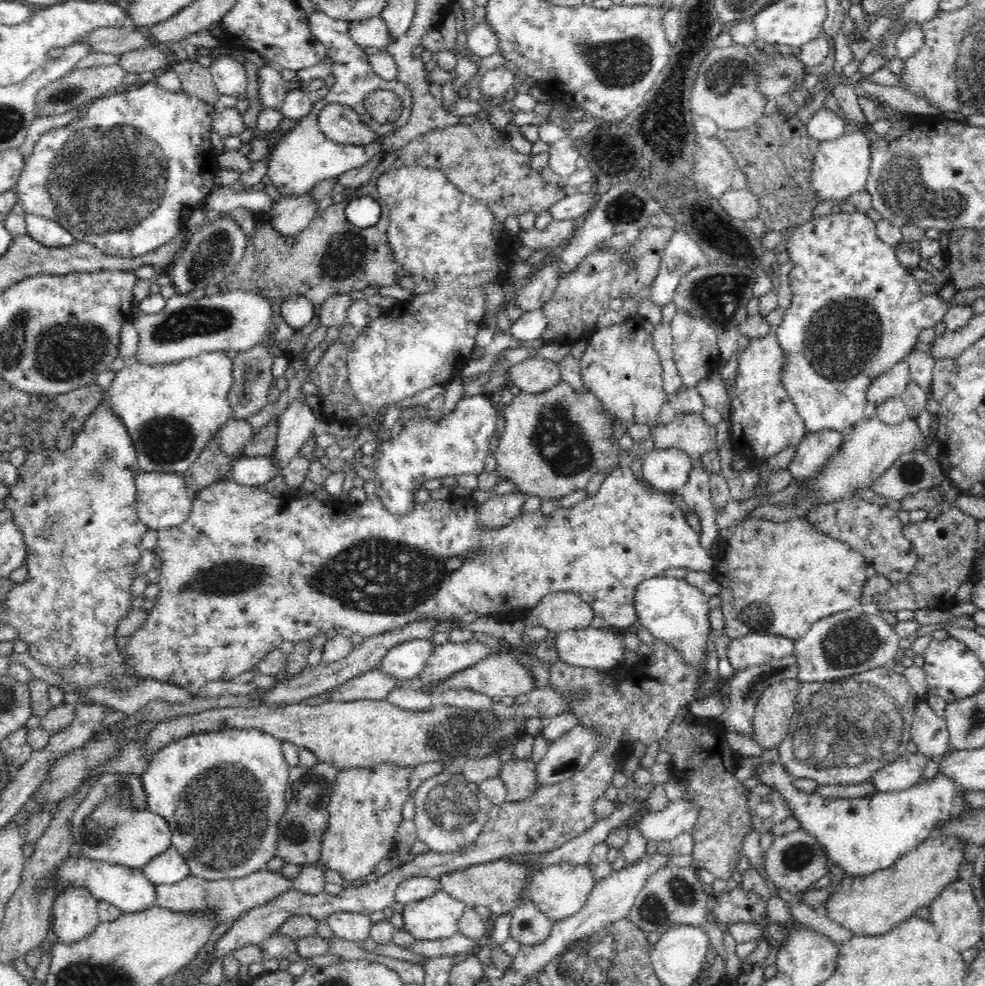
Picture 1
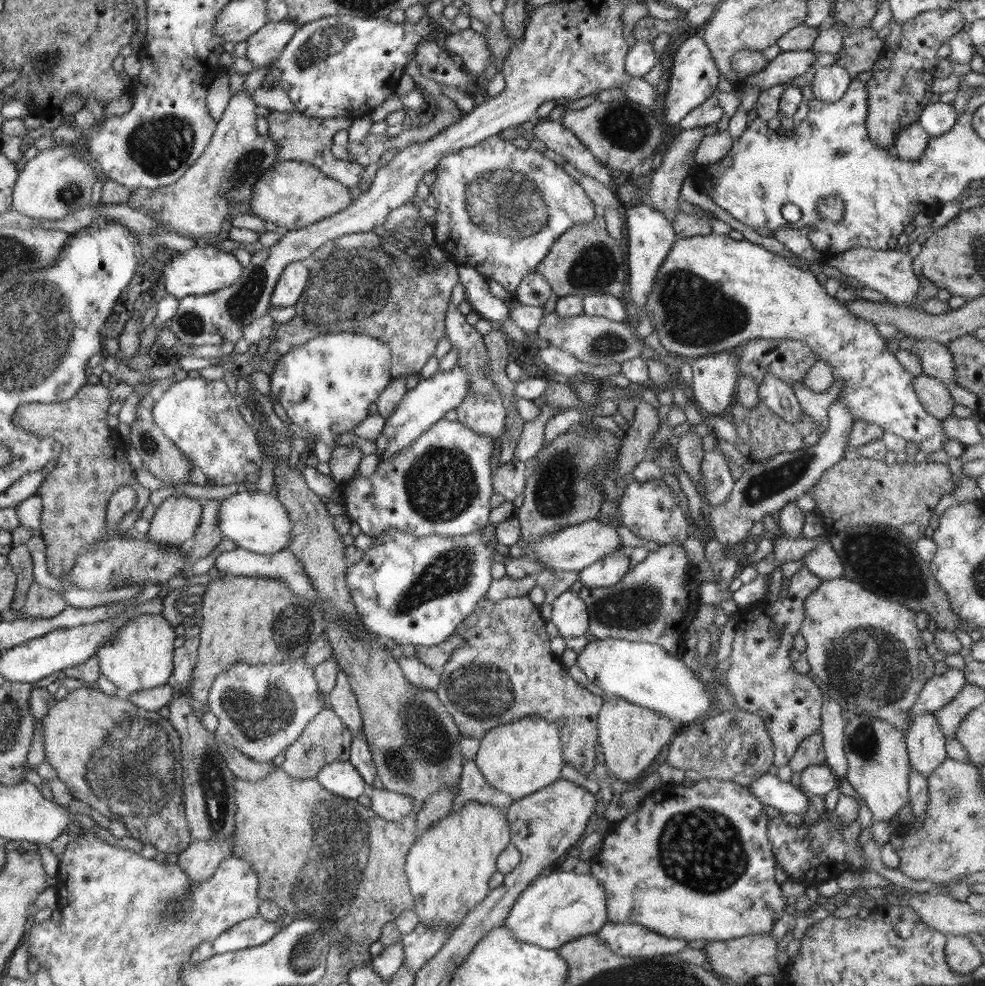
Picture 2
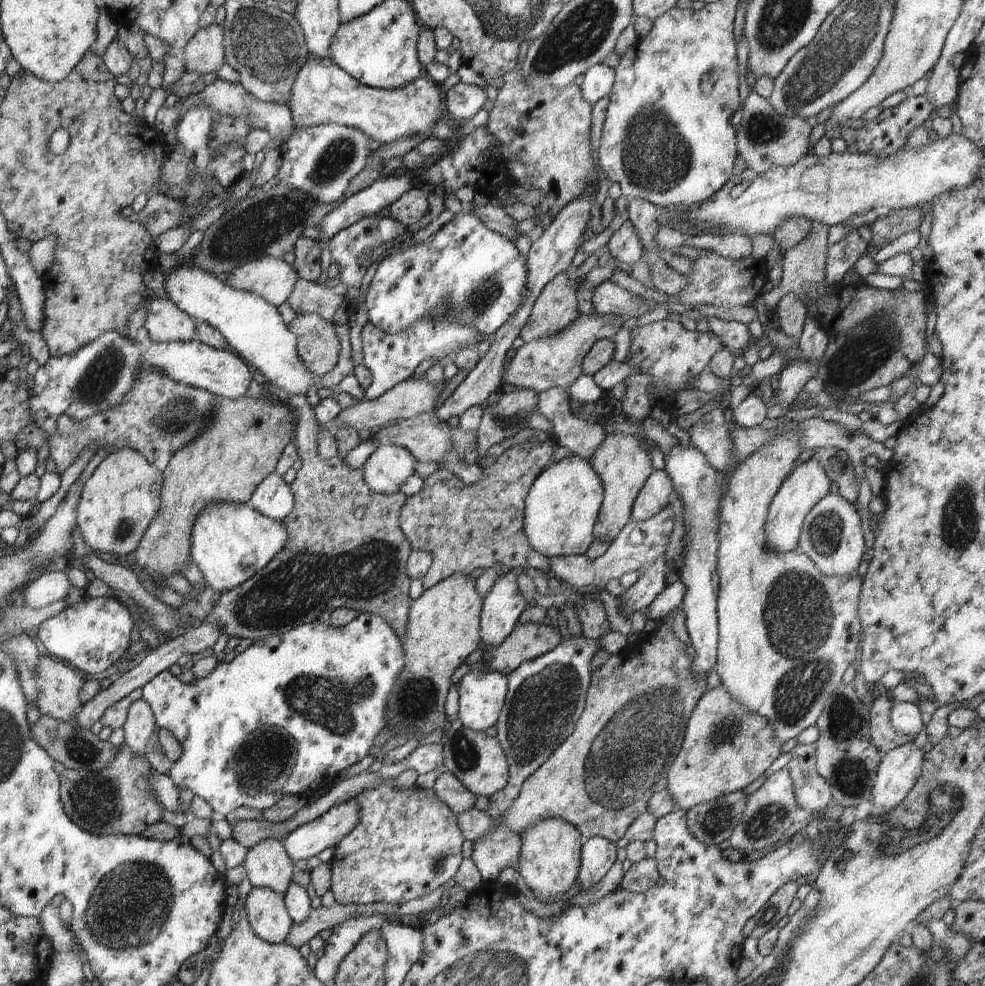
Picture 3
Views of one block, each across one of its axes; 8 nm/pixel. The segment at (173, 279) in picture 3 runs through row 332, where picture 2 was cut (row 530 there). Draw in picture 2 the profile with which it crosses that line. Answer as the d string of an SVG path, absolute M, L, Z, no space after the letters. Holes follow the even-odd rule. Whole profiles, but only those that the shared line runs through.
M247 490L220 502L218 526L224 539L232 540L237 547L258 554L274 554L290 546L293 524L278 497L268 493Z

